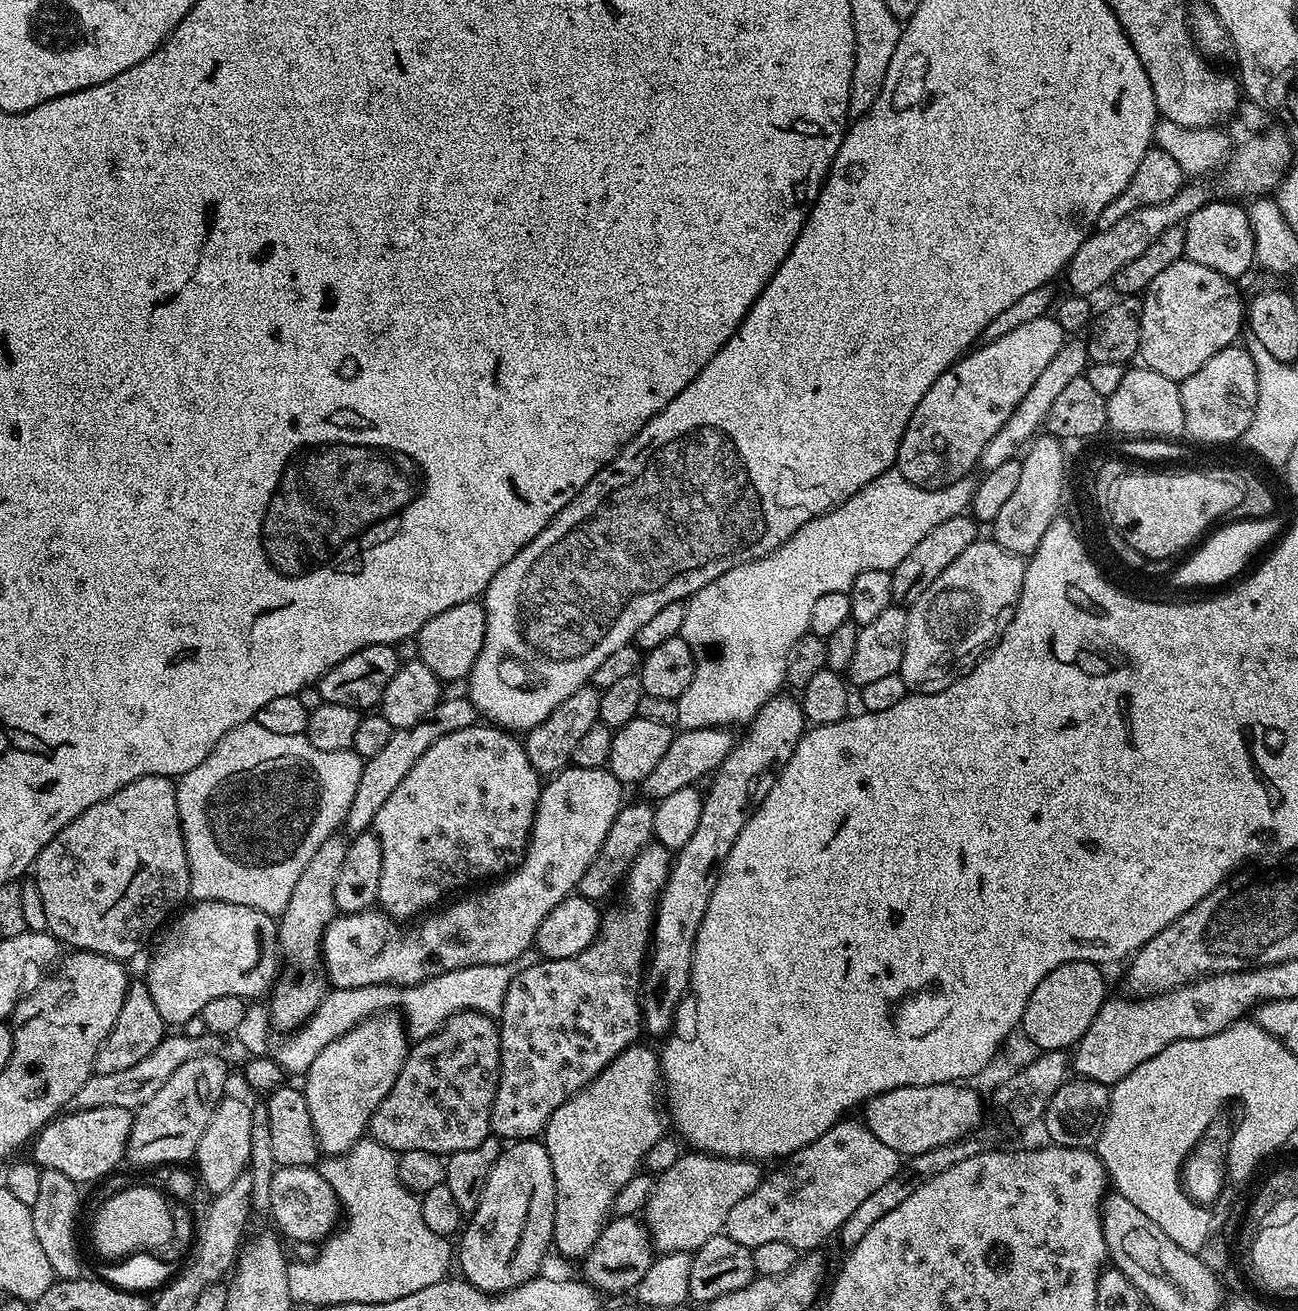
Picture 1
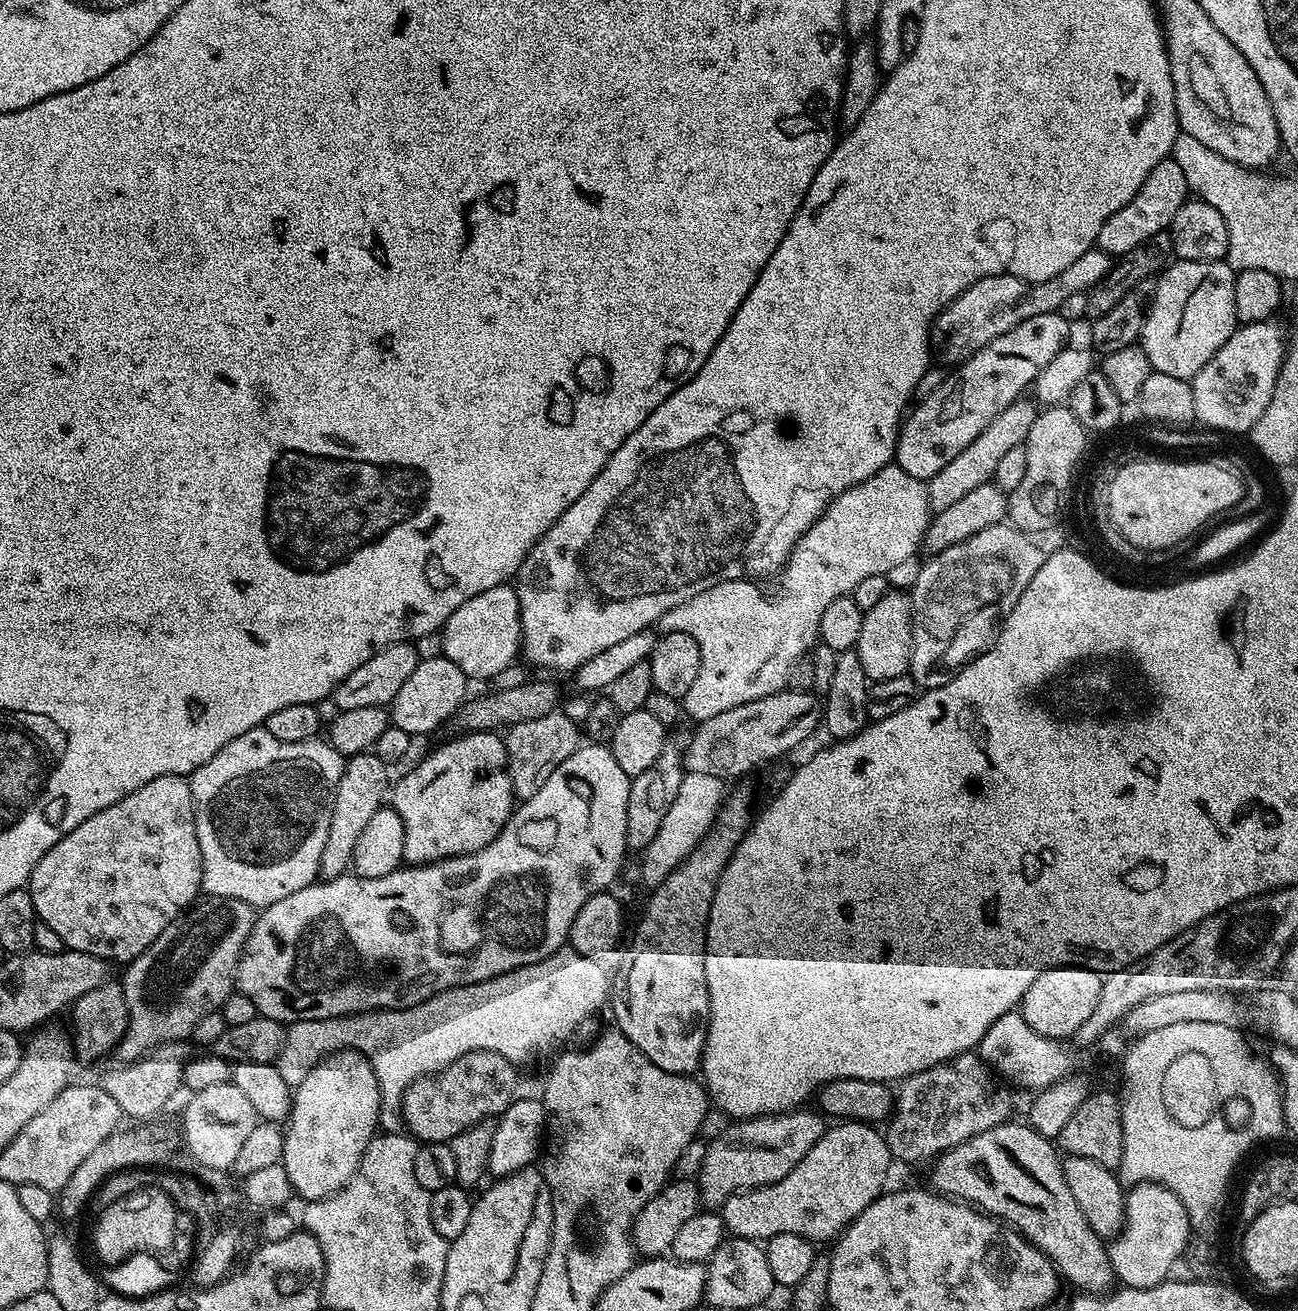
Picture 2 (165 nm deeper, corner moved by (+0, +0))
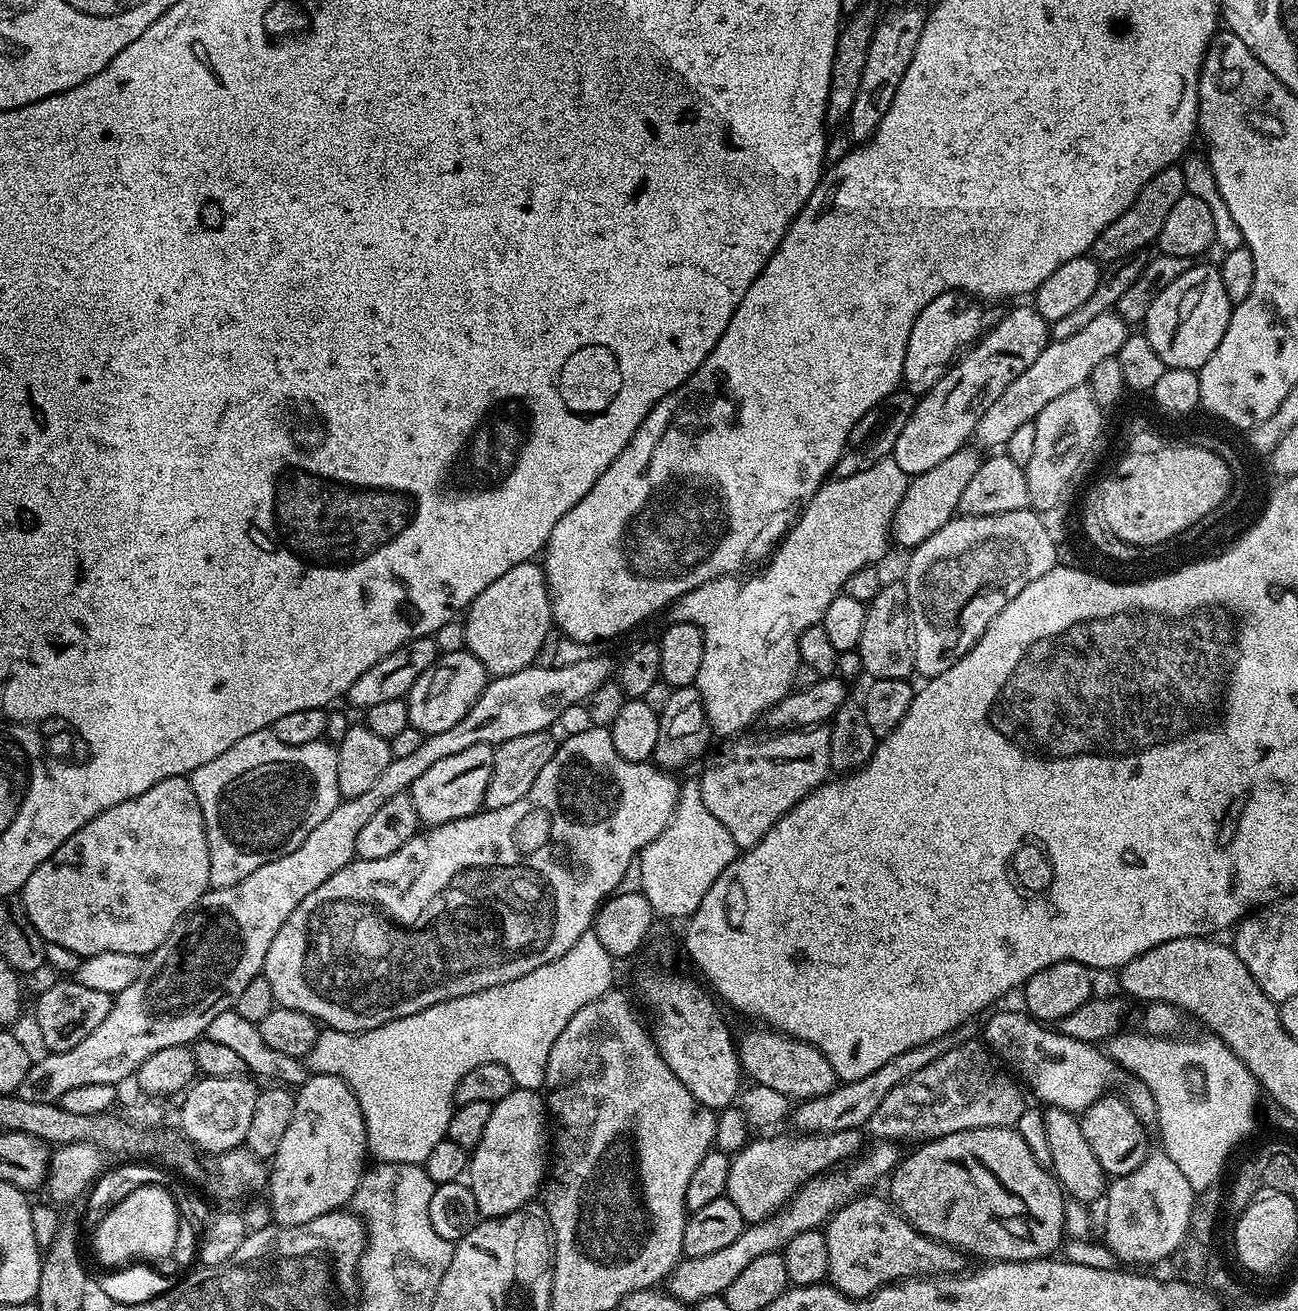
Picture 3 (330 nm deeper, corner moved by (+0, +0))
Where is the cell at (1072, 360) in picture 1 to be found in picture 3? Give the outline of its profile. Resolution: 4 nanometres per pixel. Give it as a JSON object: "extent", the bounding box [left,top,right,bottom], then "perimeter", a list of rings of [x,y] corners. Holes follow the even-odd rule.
{"extent":[890,446,982,550],"perimeter":[[[972,446],[959,448],[957,452],[950,454],[950,458],[938,462],[938,466],[909,479],[906,494],[902,494],[902,502],[898,502],[898,510],[892,519],[890,536],[895,543],[897,540],[905,550],[914,549],[926,542],[930,534],[942,530],[946,522],[954,519],[960,506],[962,490],[966,490],[970,478],[974,478],[982,459],[981,453],[978,454],[975,450],[977,451]]]}

